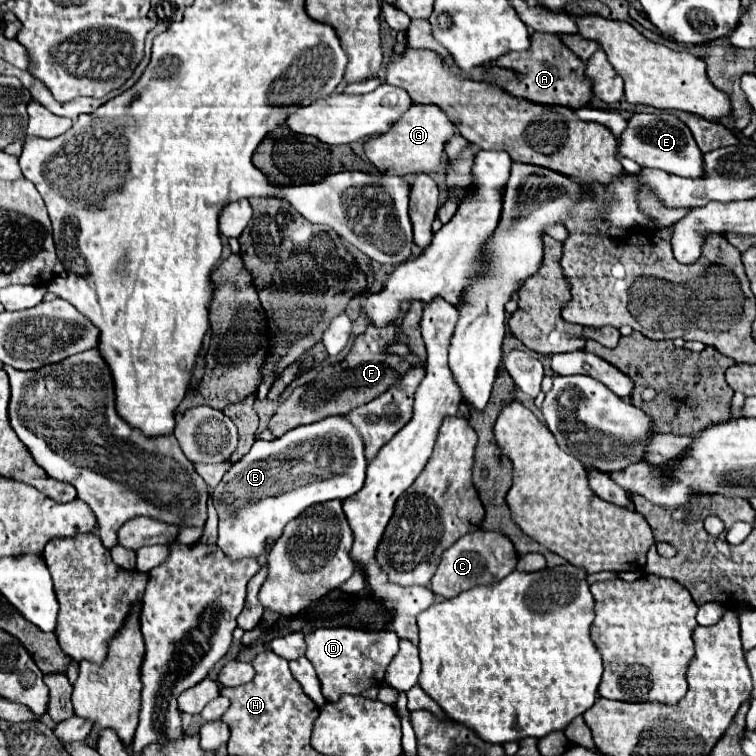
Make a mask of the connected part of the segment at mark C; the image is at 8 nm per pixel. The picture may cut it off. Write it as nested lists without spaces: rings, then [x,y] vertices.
[[[475,530],[461,536],[453,546],[449,546],[443,552],[437,572],[431,578],[431,590],[441,598],[455,598],[457,594],[469,588],[485,586],[491,584],[493,580],[505,578],[509,572],[515,570],[515,566],[517,566],[517,552],[507,536],[503,536],[501,532]]]

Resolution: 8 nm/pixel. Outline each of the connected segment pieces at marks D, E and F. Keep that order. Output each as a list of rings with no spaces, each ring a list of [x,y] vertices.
[[[319,628],[305,636],[307,660],[315,666],[323,696],[337,702],[341,694],[361,694],[371,686],[381,686],[385,668],[399,650],[399,638],[391,632],[361,632],[351,628]]]
[[[653,112],[653,114],[633,114],[629,118],[627,130],[621,134],[619,156],[635,160],[645,168],[659,168],[669,174],[685,176],[685,178],[703,178],[703,154],[697,148],[689,128],[679,122],[671,112]]]
[[[411,302],[411,308],[407,310],[407,314],[403,318],[401,328],[397,328],[397,326],[387,326],[383,330],[367,328],[365,334],[357,336],[349,354],[341,362],[325,366],[317,374],[315,380],[311,380],[309,384],[305,384],[301,388],[295,388],[291,392],[291,396],[279,404],[279,408],[275,410],[275,414],[267,426],[273,434],[273,438],[279,438],[281,434],[285,434],[291,428],[319,422],[331,414],[349,414],[349,410],[363,406],[363,404],[371,402],[373,398],[377,398],[379,394],[383,394],[409,368],[409,364],[403,362],[401,358],[385,354],[385,348],[389,346],[389,342],[403,340],[403,342],[407,342],[407,346],[411,348],[413,354],[417,354],[421,360],[425,360],[425,344],[421,340],[421,330],[419,330],[421,314],[423,314],[423,304]]]

